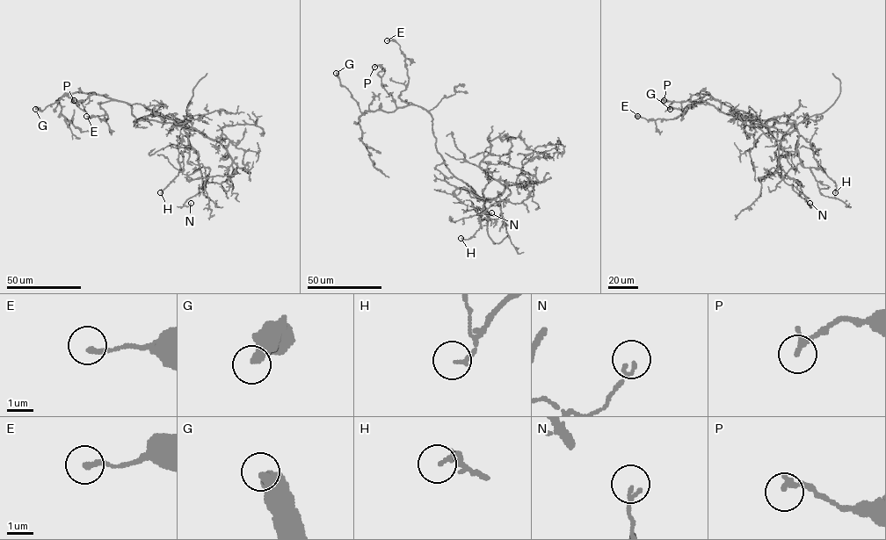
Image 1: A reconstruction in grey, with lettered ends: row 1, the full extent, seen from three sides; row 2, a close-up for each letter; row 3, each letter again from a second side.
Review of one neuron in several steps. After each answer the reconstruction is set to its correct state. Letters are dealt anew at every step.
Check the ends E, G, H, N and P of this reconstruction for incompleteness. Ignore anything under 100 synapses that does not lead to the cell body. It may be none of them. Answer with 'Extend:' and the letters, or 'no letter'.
Extend: no letter

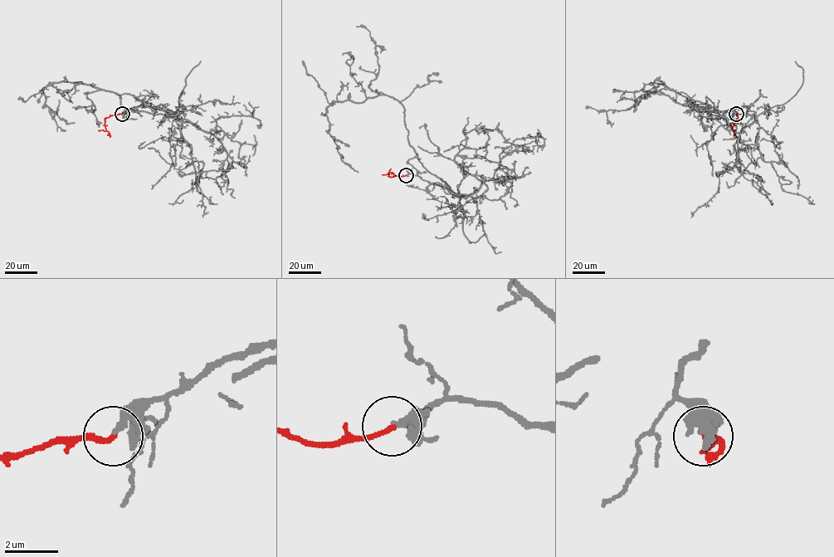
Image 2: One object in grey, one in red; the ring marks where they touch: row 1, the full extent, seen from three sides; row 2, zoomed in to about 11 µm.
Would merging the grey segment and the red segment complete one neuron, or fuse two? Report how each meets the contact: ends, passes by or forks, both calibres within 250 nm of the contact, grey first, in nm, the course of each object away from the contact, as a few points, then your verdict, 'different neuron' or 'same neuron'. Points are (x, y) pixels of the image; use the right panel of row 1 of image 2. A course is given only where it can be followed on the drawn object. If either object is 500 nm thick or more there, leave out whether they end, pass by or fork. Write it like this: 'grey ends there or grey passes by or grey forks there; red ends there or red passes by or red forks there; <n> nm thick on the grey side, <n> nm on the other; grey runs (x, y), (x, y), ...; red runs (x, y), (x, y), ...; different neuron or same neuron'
grey passes by; red ends there; 220 nm thick on the grey side, 180 nm on the other; grey runs (736, 113), (742, 105), (755, 112), (696, 111), (655, 88), (663, 82), (699, 108), (733, 123); red runs (736, 114), (738, 118), (733, 128), (737, 137); same neuron

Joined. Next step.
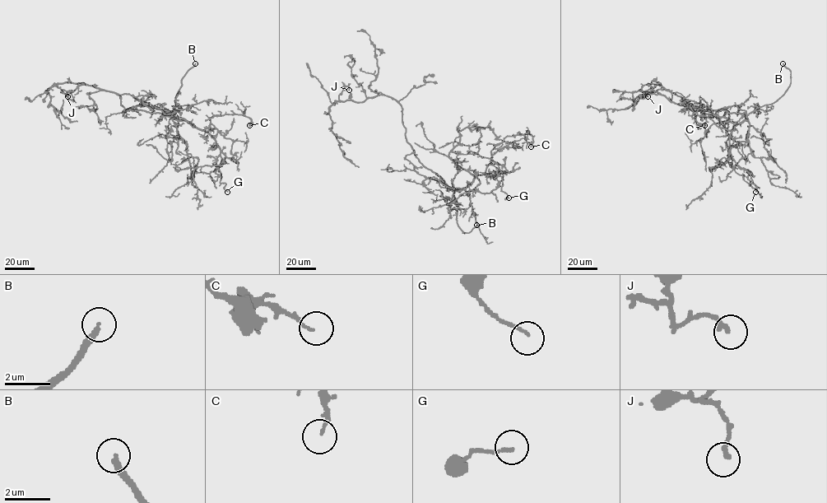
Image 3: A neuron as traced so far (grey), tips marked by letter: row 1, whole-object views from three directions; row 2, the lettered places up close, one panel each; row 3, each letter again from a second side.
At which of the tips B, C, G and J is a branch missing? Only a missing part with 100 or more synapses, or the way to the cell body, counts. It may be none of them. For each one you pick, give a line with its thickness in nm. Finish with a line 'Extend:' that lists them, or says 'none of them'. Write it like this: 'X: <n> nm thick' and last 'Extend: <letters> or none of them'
B: 240 nm thick
Extend: B

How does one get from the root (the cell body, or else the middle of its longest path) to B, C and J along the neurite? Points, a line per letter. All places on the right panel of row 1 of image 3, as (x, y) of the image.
B: (714, 110), (747, 115), (757, 108), (776, 101), (791, 81), (791, 71), (782, 63)
C: (714, 110), (745, 113), (747, 119), (727, 130), (717, 127), (704, 115), (691, 115), (699, 123), (704, 125)
J: (714, 110), (691, 110), (671, 102), (652, 89), (658, 82), (643, 94), (648, 96)

